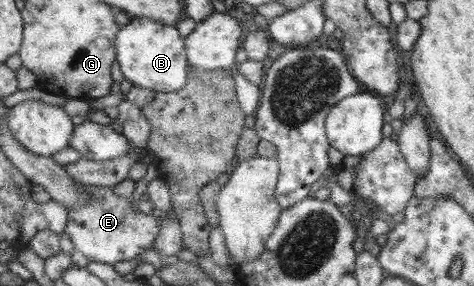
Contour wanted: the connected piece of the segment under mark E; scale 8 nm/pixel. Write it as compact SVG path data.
M85 184L90 195L96 197L92 206L69 210L68 228L65 234L72 238L74 248L85 254L91 261L114 265L124 260L134 260L146 250L156 250L154 243L162 233L158 217L136 210L130 199L116 196L114 188L100 188Z

